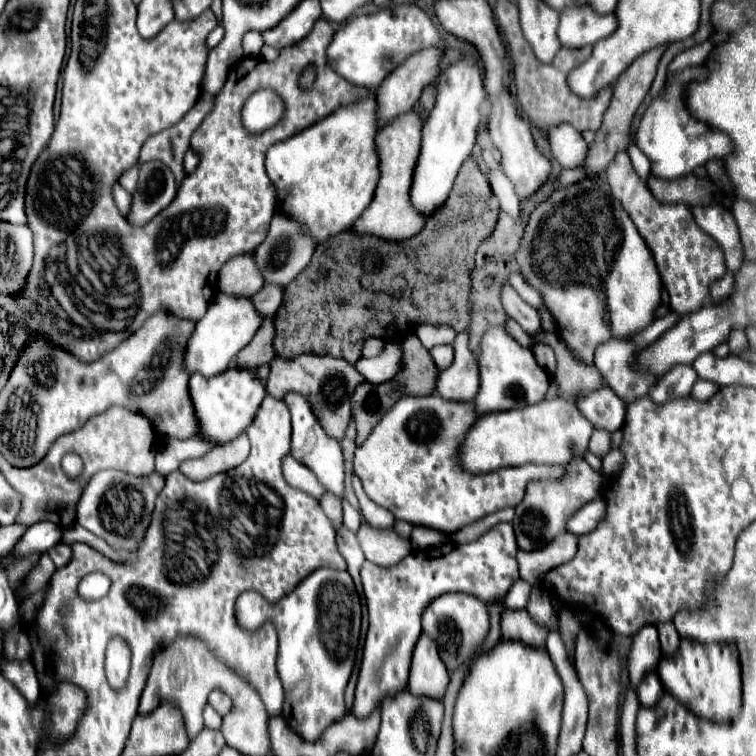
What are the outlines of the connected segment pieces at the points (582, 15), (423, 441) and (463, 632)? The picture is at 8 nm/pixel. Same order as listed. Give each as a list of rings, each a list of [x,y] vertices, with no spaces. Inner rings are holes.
[[[573,6],[561,14],[557,36],[563,48],[593,46],[615,30],[615,22],[611,14],[599,16],[589,6]]]
[[[407,396],[401,398],[375,426],[375,430],[369,434],[367,442],[355,450],[353,460],[353,472],[363,484],[365,494],[379,506],[393,512],[395,518],[407,520],[413,526],[427,526],[435,528],[439,532],[453,534],[459,528],[497,512],[505,506],[517,506],[523,500],[525,486],[531,480],[541,478],[559,478],[563,474],[563,466],[537,466],[537,464],[525,464],[519,467],[506,467],[485,472],[485,474],[467,474],[457,466],[456,454],[463,438],[471,424],[475,422],[477,412],[473,404],[465,402],[447,402],[439,396]]]
[[[449,592],[449,594],[443,594],[441,598],[431,600],[429,606],[423,610],[421,620],[423,620],[423,632],[437,642],[441,660],[445,662],[449,672],[455,672],[461,664],[469,662],[473,654],[483,646],[489,634],[487,604],[463,592]]]

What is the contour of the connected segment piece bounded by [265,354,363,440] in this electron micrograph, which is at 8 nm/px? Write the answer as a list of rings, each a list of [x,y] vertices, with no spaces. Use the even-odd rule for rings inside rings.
[[[305,354],[305,356],[297,356],[295,360],[275,358],[271,362],[265,390],[273,398],[285,398],[289,392],[297,392],[297,394],[305,396],[311,402],[317,420],[329,432],[329,436],[333,436],[335,440],[343,440],[345,430],[351,420],[349,400],[351,400],[355,386],[361,382],[363,382],[361,374],[357,374],[357,370],[341,358],[331,358],[331,356],[319,358],[319,356]]]

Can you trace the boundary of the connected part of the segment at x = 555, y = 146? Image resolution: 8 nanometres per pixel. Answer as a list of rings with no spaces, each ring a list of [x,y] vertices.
[[[567,122],[551,126],[551,130],[547,130],[547,140],[551,144],[553,158],[561,164],[561,168],[579,168],[583,164],[587,142],[575,126]]]

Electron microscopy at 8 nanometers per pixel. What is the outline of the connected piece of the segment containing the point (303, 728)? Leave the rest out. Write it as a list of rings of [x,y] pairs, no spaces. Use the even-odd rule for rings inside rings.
[[[319,568],[313,574],[309,574],[305,580],[301,580],[297,588],[291,594],[287,594],[283,600],[279,600],[277,604],[269,604],[259,592],[253,592],[253,590],[243,592],[235,604],[235,618],[239,626],[243,626],[245,630],[257,630],[265,620],[271,620],[275,624],[279,632],[277,672],[283,682],[283,690],[287,694],[281,716],[291,726],[291,730],[295,730],[305,742],[317,742],[323,730],[329,724],[341,720],[343,714],[347,712],[343,704],[343,692],[355,664],[359,628],[361,628],[361,602],[349,572]]]

